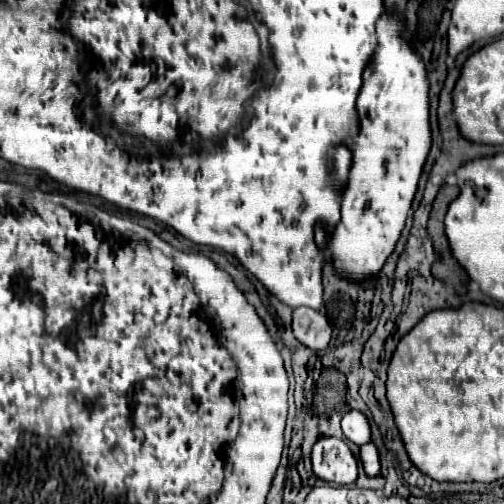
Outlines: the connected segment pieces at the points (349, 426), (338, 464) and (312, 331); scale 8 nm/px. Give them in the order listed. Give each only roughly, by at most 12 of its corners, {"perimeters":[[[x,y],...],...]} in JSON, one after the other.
{"perimeters":[[[350,410],[342,416],[342,432],[362,446],[370,440],[368,420]],[[340,438],[312,446],[312,470],[324,482],[352,484],[356,456]],[[312,308],[292,312],[292,332],[312,350],[326,350],[328,318]]]}

